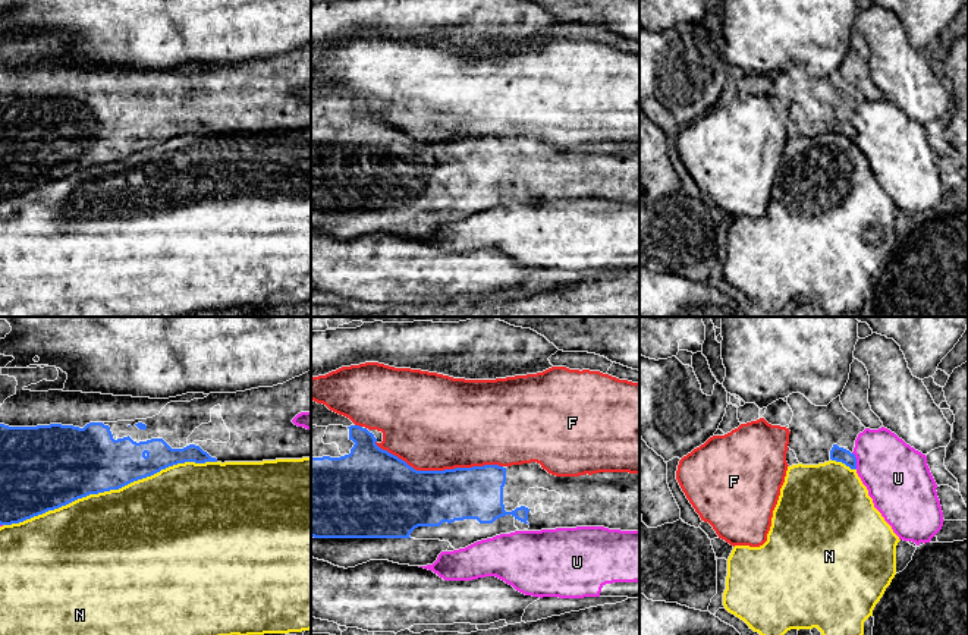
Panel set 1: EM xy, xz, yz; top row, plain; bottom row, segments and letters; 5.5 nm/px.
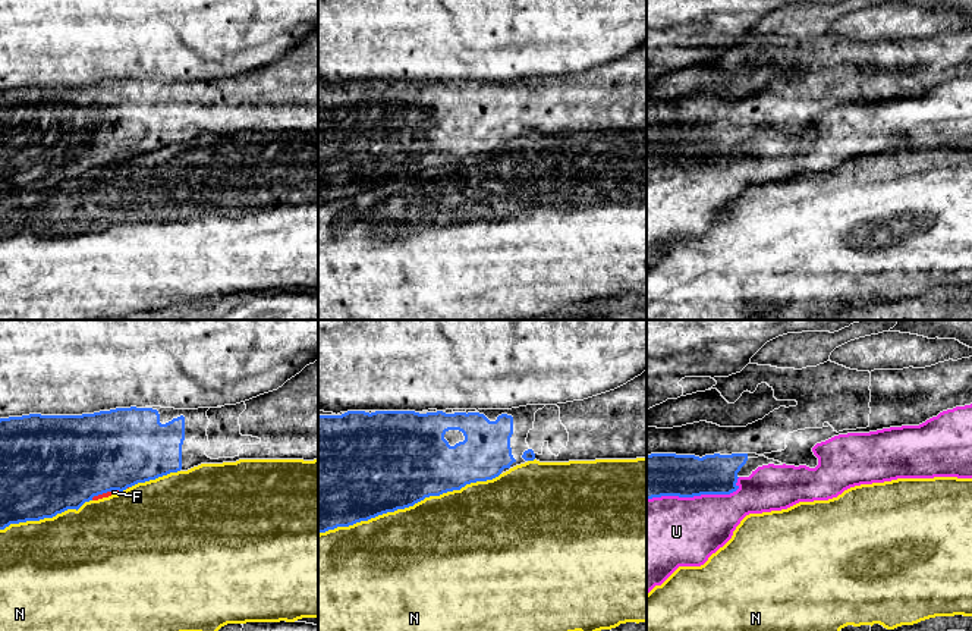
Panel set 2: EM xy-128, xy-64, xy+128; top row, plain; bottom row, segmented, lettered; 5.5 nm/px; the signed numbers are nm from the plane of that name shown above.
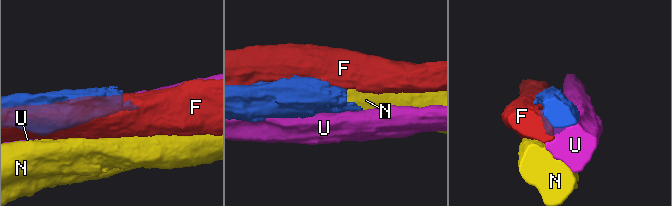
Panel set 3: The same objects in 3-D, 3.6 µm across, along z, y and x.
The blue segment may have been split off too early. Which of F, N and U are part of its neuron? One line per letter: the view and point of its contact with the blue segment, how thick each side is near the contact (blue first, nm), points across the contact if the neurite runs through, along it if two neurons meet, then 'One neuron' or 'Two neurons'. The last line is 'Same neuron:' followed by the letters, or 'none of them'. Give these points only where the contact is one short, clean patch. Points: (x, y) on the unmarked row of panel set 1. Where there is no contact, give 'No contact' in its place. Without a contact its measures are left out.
F: Touches blue at xz (439, 142). Thickness 340 nm (blue) against 500 nm. Two neurons
N: Touches blue at xy (109, 162). Thickness 380 nm (blue) against 500 nm. Two neurons
U: Touches blue at yz (855, 132). Thickness 80 nm (blue) against 360 nm. Two neurons
Same neuron: none of them

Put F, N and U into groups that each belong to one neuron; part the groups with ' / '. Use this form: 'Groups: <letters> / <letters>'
Groups: F / N / U

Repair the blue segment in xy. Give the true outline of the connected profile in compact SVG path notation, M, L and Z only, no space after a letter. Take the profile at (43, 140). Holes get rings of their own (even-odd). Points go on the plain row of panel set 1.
M48 37L0 40L0 197L19 195L48 182L66 177L89 166L119 161L133 153L151 148L169 138L195 133L263 133L276 131L311 129L311 101L298 98L292 91L311 82L311 43L273 59L258 59L236 65L186 65L169 70L113 67L101 65L65 63L67 45Z

